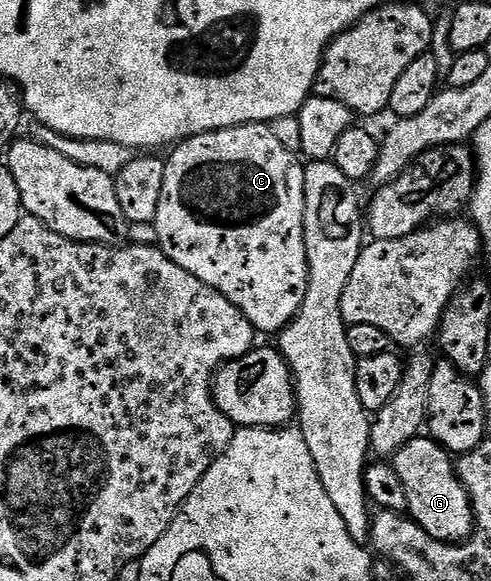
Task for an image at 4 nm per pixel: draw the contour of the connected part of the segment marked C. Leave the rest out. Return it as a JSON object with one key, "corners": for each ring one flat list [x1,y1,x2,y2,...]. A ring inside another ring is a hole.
{"corners":[[247,123,237,127,227,127,217,131,204,131,193,139,183,140,171,148,172,156,167,156,164,168,166,181,162,181,162,201,158,201,158,217,154,224,155,242,160,250,174,261,174,265,182,265,186,273,194,273,198,281,206,281,215,291,221,291,239,311,247,317,250,325,257,332,275,336,292,322,302,309,302,301,306,301,306,285,308,284,308,262,306,261,306,237,304,236,304,168,300,155,290,153,274,138,271,126,267,123]]}

